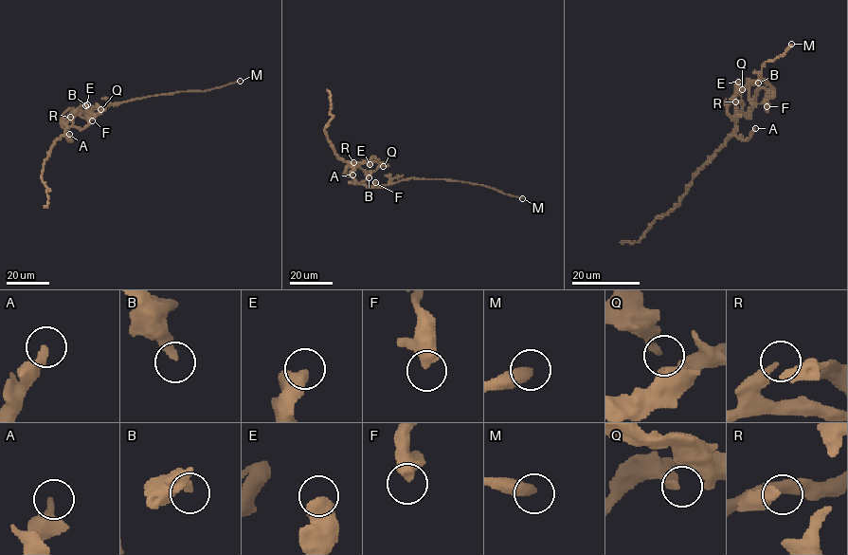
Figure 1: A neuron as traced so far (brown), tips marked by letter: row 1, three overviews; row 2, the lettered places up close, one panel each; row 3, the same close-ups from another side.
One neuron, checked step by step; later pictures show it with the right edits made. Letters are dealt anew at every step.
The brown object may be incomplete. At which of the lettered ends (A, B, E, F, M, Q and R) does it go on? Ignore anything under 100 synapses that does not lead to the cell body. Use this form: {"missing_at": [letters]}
{"missing_at": ["M"]}

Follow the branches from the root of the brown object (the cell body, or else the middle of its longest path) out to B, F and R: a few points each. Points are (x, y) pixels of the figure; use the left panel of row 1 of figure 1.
B: (81, 110), (69, 109), (61, 121), (62, 124), (66, 118), (74, 117), (78, 109), (85, 105)
F: (81, 110), (89, 111), (92, 120)
R: (81, 110), (69, 109), (61, 121), (62, 124), (70, 117)

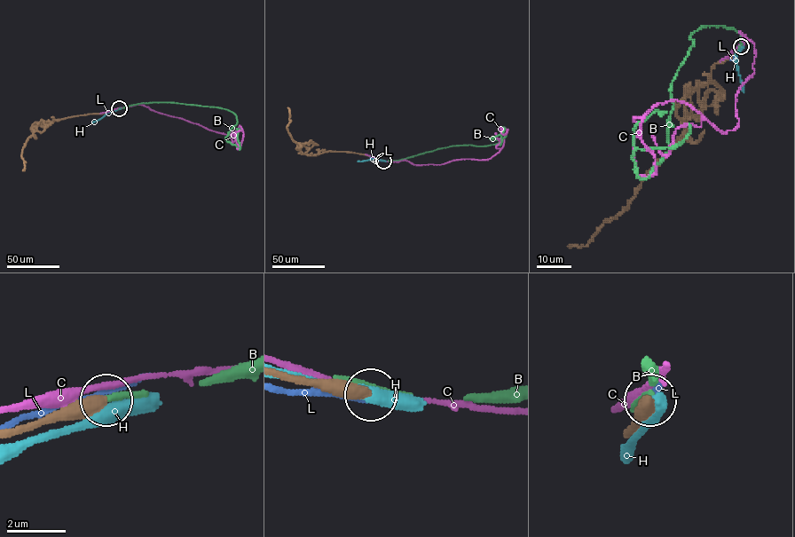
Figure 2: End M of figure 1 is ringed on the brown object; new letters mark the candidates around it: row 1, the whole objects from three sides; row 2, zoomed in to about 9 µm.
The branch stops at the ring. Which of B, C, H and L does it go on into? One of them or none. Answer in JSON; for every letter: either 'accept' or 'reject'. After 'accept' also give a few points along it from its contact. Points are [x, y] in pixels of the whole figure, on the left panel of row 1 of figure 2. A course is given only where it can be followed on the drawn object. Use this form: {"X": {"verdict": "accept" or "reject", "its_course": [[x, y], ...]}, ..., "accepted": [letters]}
{"B": {"verdict": "reject"}, "C": {"verdict": "reject"}, "H": {"verdict": "reject"}, "L": {"verdict": "reject"}, "accepted": []}

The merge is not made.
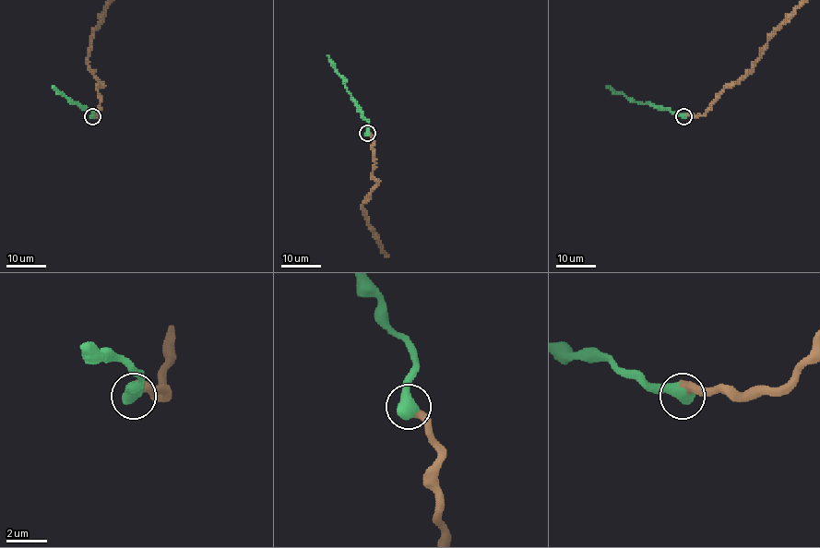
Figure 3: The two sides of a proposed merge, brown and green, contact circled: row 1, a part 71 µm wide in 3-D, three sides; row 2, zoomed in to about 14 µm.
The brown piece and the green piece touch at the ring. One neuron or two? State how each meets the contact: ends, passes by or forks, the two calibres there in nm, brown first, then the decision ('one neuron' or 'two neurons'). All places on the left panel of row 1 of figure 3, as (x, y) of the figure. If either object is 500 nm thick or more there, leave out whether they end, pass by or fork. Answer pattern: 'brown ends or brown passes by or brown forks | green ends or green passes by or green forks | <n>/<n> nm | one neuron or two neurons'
600/750 nm | one neuron

